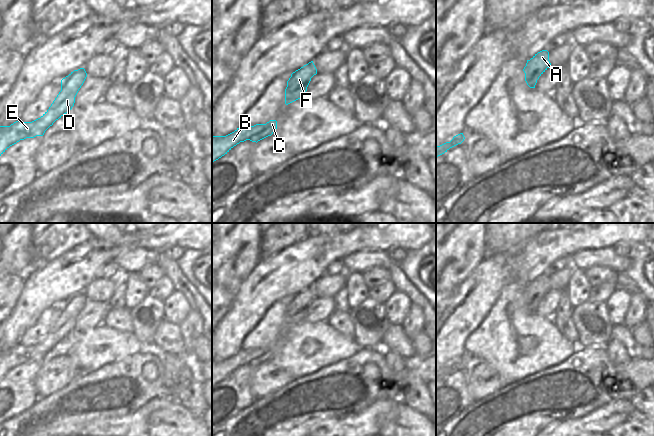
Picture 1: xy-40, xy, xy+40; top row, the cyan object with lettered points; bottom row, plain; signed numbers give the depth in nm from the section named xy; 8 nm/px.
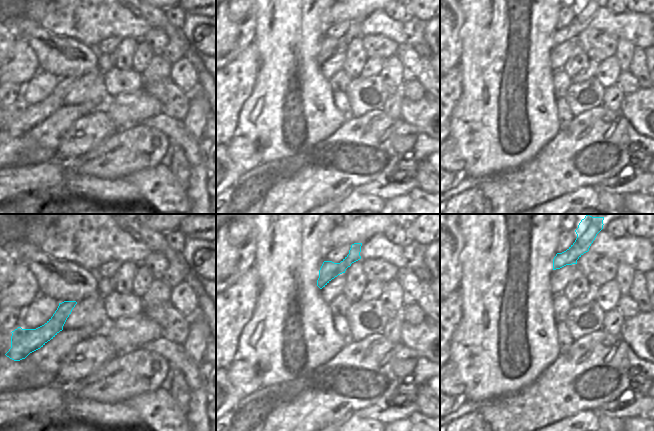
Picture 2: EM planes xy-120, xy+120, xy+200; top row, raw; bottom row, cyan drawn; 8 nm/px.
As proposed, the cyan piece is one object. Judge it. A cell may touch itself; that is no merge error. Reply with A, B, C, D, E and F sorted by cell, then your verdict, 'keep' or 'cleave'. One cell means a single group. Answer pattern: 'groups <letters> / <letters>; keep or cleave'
groups A / B C D E F; cleave

